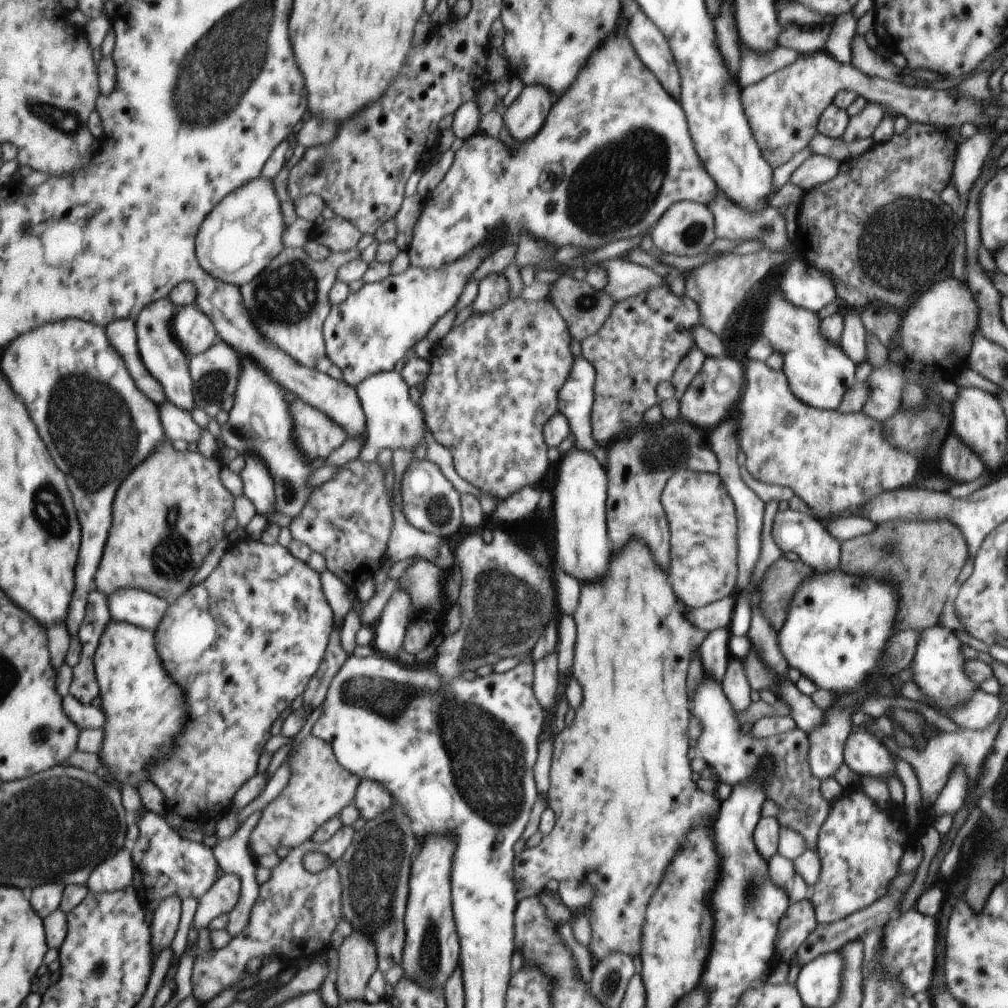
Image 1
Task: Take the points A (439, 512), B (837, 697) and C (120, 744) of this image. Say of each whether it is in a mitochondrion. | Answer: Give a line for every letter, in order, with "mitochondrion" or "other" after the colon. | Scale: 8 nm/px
A: mitochondrion
B: other
C: other

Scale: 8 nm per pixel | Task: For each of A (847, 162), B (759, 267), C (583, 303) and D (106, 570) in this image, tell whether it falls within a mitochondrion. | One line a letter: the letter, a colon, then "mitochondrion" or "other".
A: other
B: other
C: mitochondrion
D: other

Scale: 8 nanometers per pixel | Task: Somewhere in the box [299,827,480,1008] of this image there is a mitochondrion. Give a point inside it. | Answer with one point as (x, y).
(430, 963)

